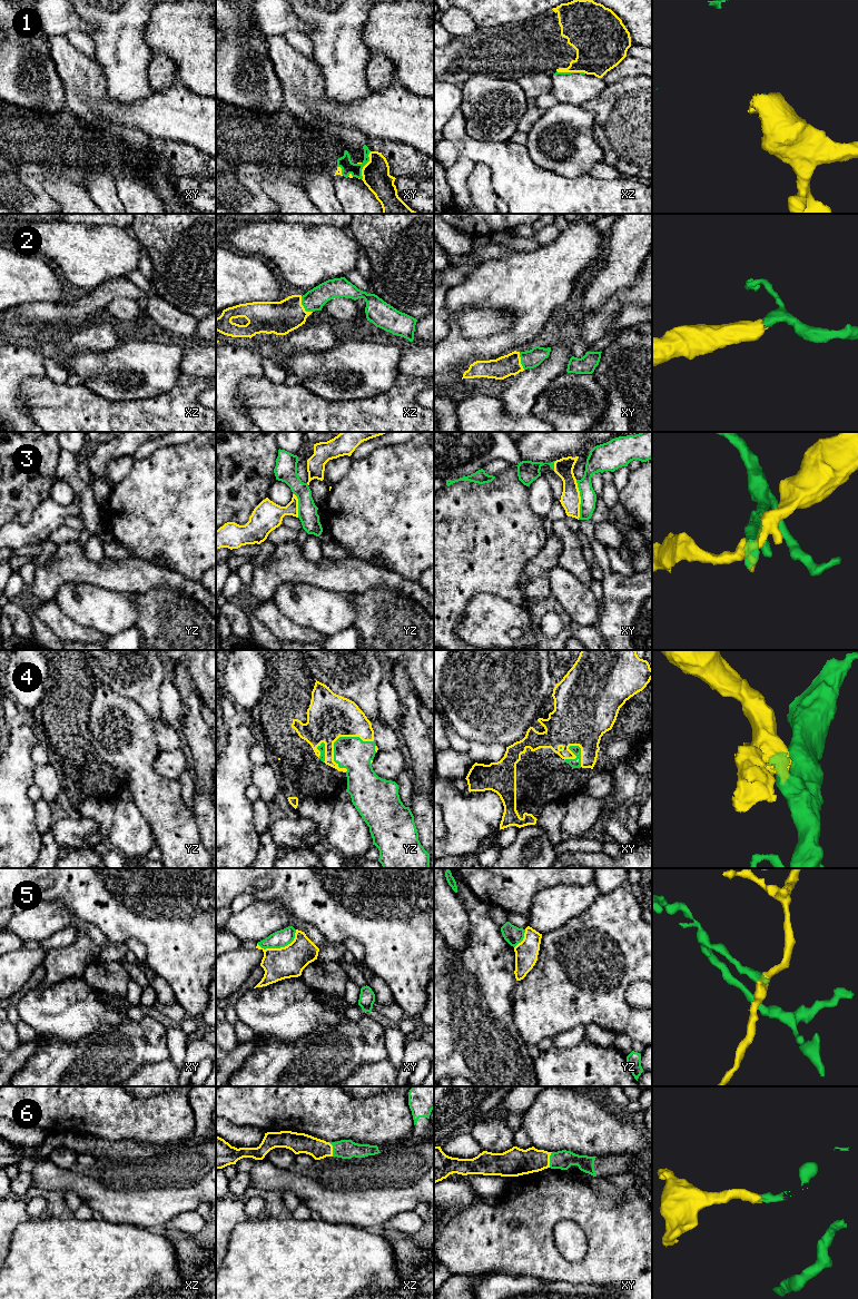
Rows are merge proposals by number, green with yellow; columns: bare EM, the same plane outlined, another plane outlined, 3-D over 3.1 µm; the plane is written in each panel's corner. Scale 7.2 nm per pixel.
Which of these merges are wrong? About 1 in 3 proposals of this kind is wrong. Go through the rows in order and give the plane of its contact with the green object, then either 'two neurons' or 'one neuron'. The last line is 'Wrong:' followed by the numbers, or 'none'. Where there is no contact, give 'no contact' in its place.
1: contact in xy; two neurons
2: contact in xz; one neuron
3: contact in xy; two neurons
4: contact in yz; one neuron
5: contact in xy; two neurons
6: contact in xy; one neuron
Wrong: 1, 3, 5

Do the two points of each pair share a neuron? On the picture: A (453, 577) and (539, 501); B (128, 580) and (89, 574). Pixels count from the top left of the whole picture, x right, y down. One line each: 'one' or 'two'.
A: two
B: one

